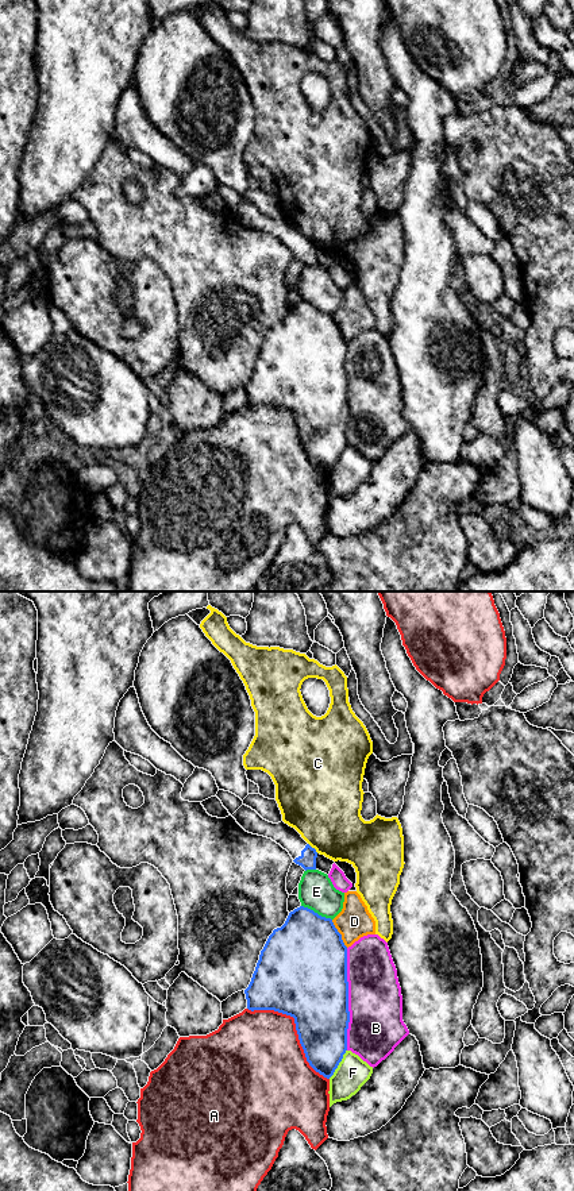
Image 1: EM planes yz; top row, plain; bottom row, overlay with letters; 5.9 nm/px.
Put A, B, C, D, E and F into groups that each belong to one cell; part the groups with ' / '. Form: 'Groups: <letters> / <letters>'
Groups: A / B / C / D / E / F

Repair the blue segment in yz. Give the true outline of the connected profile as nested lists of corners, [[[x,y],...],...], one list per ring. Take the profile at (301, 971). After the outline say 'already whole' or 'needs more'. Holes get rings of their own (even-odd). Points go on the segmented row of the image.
[[[300,906],[269,936],[244,990],[247,1009],[274,1010],[294,1018],[309,1065],[330,1079],[347,1051],[348,982],[347,947],[331,918]]] | already whole

